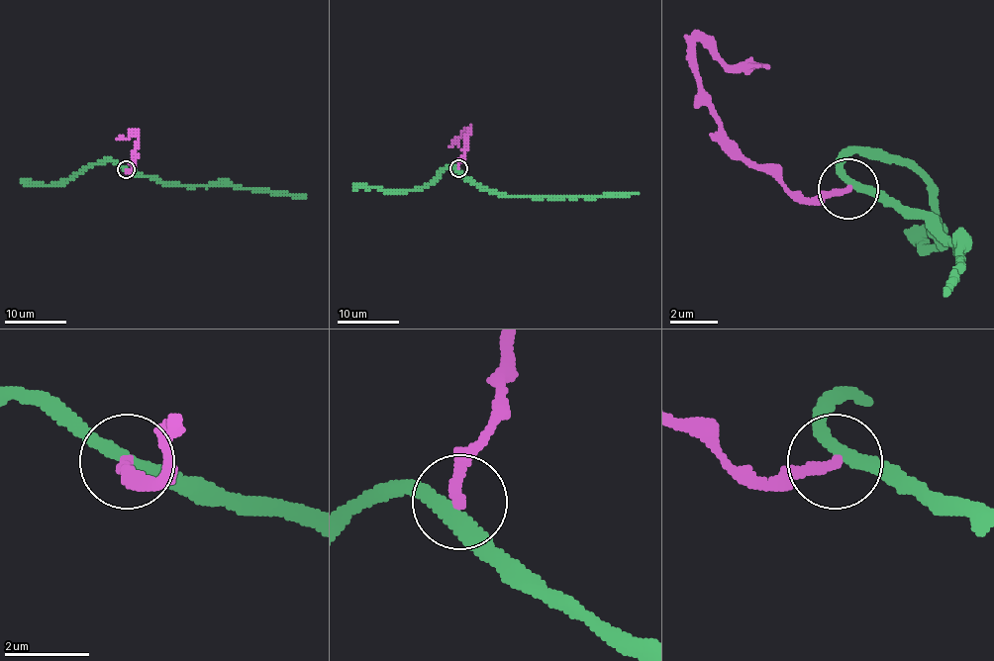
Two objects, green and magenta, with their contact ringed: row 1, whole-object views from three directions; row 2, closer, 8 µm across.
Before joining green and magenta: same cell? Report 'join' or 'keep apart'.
keep apart

